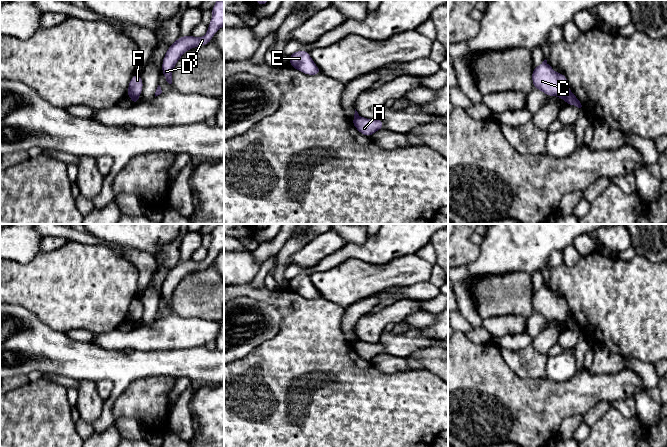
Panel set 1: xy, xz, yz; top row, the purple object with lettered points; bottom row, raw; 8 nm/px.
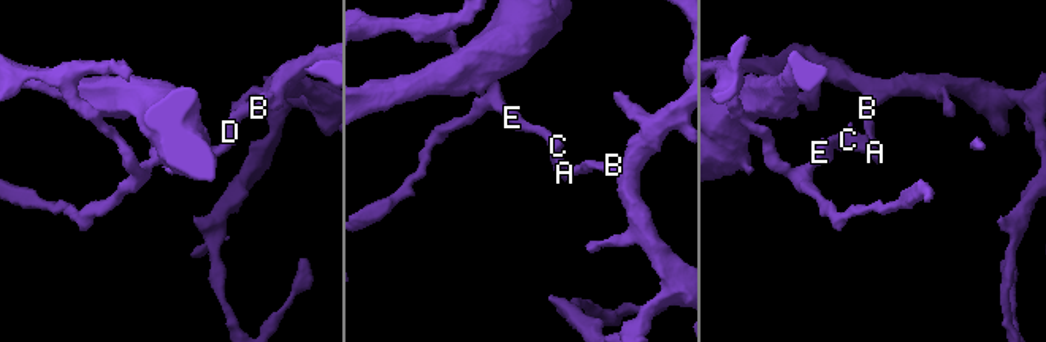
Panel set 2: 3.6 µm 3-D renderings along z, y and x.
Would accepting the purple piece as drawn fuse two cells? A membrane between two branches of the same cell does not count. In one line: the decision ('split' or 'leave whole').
split

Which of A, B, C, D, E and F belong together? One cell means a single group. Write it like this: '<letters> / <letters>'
A B D / C E F

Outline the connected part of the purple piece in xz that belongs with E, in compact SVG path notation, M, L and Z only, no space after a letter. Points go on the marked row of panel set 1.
M295 51L288 57L291 67L306 75L321 75L318 66L312 60L308 51Z

